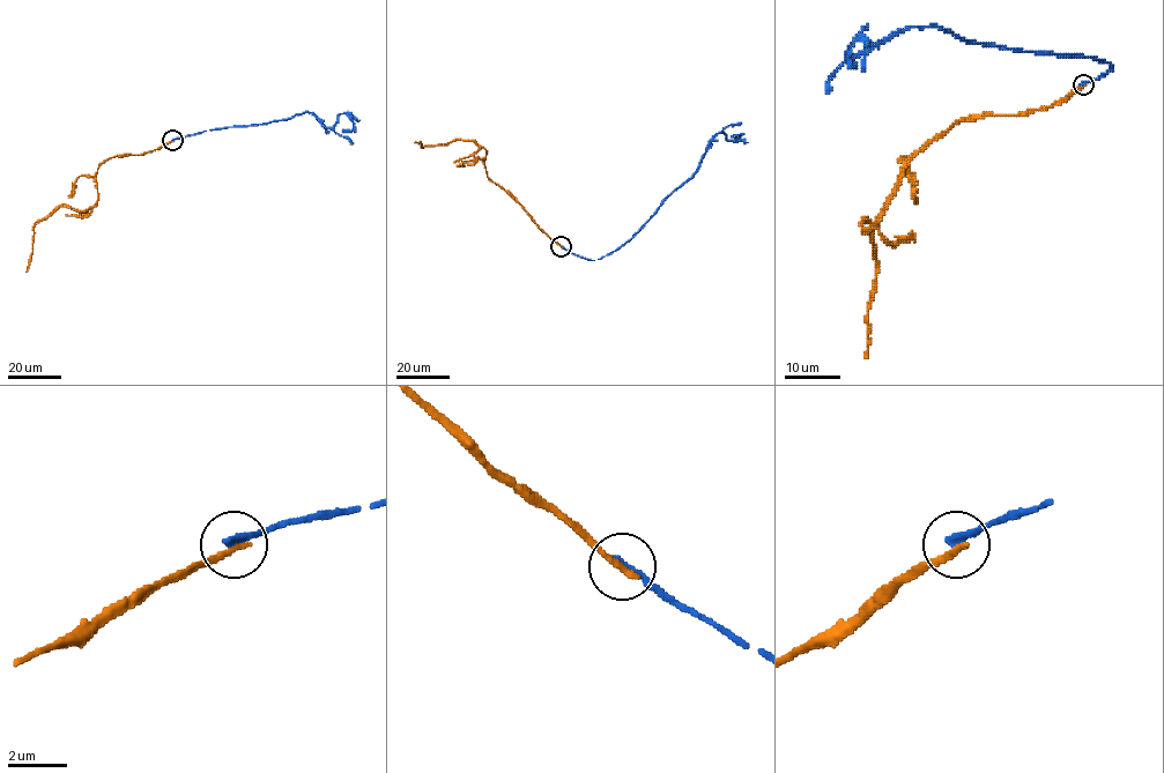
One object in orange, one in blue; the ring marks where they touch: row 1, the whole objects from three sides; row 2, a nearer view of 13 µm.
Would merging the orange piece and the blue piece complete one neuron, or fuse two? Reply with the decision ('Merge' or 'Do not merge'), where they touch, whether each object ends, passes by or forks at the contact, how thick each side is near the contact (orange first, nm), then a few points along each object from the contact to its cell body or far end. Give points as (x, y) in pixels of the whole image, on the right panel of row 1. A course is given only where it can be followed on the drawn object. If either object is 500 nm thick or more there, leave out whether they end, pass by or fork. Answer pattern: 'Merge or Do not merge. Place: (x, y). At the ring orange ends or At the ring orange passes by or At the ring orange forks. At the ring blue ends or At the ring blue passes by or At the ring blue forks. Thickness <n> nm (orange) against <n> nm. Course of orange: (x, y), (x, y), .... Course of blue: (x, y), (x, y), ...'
Do not merge. Place: (1083, 84). At the ring orange ends. At the ring blue ends. Thickness 240 nm (orange) against 240 nm. Course of orange: (1083, 86), (1047, 108), (970, 116), (903, 169), (875, 223), (867, 231), (862, 223), (876, 261), (865, 358). Course of blue: (1083, 86), (1111, 64), (975, 44), (935, 25), (898, 31), (847, 58), (862, 30), (847, 61), (855, 66)

